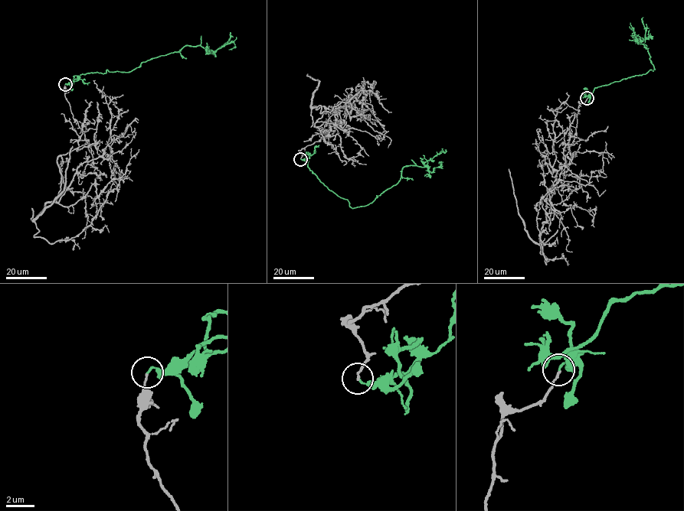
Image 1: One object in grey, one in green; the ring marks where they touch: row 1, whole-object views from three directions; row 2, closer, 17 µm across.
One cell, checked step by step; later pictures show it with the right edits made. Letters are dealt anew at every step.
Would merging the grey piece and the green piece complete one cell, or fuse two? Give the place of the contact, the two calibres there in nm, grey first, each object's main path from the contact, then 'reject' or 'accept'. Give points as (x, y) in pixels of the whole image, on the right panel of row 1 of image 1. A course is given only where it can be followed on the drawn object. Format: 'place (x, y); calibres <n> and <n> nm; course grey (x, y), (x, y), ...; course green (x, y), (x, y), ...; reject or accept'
place (587, 98); calibres 110 and 120 nm; course grey (587, 98), (541, 222), (546, 264), (535, 206), (555, 187), (573, 187); course green (587, 97), (595, 88), (655, 69), (647, 47), (633, 37), (639, 38), (633, 28), (632, 36); reject

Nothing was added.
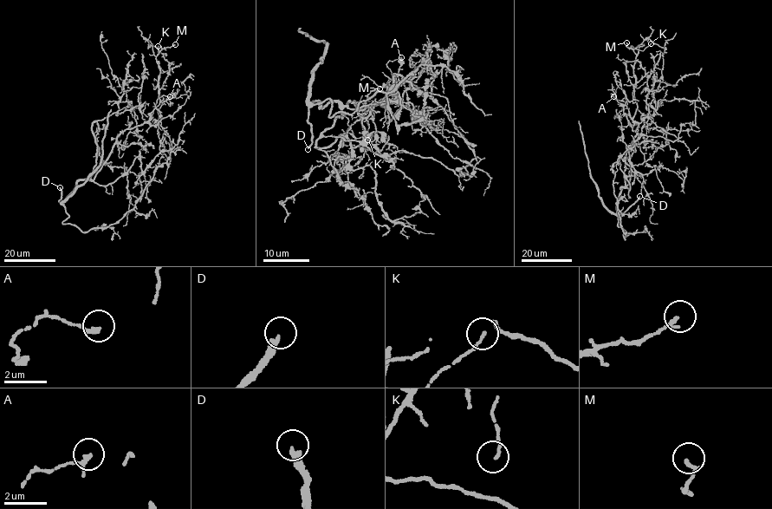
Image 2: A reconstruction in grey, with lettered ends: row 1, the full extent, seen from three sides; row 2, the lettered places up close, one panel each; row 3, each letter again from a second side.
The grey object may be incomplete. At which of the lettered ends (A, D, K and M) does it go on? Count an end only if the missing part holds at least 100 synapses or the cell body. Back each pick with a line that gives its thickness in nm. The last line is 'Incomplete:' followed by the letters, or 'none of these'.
D: 240 nm
Incomplete: D

